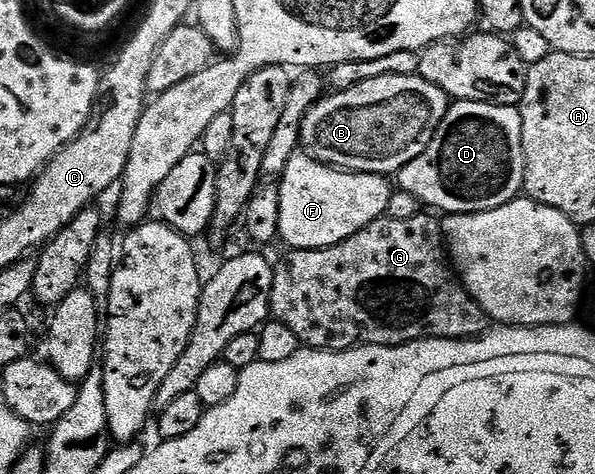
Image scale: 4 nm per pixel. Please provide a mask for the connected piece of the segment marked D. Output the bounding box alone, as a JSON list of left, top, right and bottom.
[397,101,525,213]

